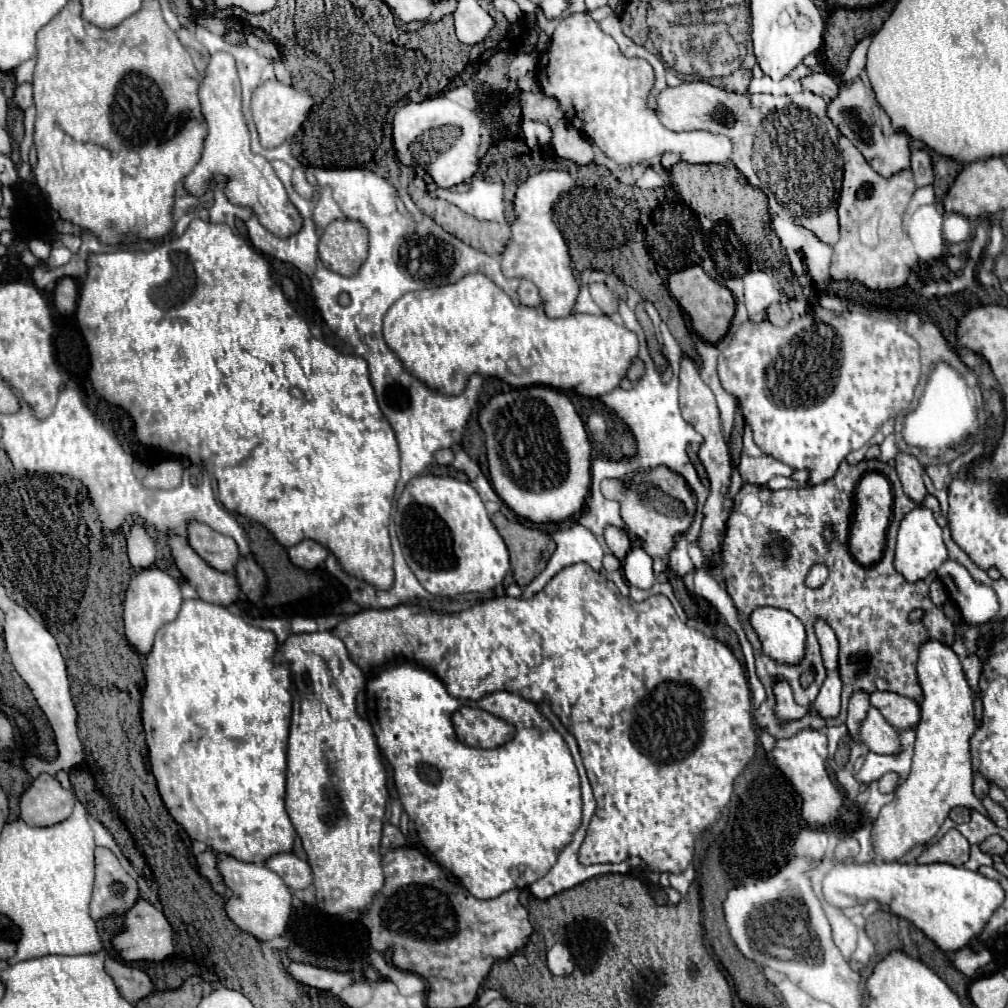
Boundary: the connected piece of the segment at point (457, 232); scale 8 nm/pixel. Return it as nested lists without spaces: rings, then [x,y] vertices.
[[[416,175],[416,177],[410,181],[410,185],[408,185],[408,195],[412,197],[412,201],[418,205],[418,209],[420,209],[424,215],[432,217],[444,231],[452,233],[454,237],[458,237],[458,239],[464,241],[466,245],[470,245],[470,247],[474,247],[474,249],[480,249],[480,251],[486,251],[486,253],[494,253],[494,255],[500,255],[500,253],[504,251],[504,247],[506,247],[506,243],[508,243],[508,239],[510,239],[510,227],[508,227],[506,223],[502,225],[502,223],[494,223],[494,221],[480,221],[480,219],[476,219],[476,217],[466,215],[466,213],[460,211],[456,205],[446,203],[444,199],[434,199],[434,197],[430,197],[430,195],[428,195],[428,189],[426,189],[426,181],[424,181],[420,175]]]

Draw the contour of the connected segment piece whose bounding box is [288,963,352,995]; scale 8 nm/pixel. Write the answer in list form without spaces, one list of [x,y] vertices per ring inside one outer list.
[[[290,963],[288,973],[302,985],[330,991],[334,995],[338,995],[344,987],[348,987],[352,983],[350,975],[342,975],[338,971],[326,971],[320,967],[310,967],[304,963]]]

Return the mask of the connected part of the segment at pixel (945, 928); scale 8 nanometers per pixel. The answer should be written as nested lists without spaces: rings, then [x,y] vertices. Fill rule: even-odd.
[[[836,863],[824,877],[822,891],[824,899],[840,909],[856,907],[866,901],[878,901],[882,907],[888,905],[890,913],[908,919],[942,951],[966,947],[1004,899],[998,881],[948,863]]]

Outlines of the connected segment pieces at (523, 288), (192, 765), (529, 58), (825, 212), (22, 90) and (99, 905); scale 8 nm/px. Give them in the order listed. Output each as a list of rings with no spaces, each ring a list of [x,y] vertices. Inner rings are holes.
[[[522,279],[520,281],[520,289],[518,289],[518,295],[520,295],[520,303],[522,305],[528,305],[528,307],[538,307],[542,303],[542,297],[538,293],[538,287],[528,281],[528,279]]]
[[[190,599],[182,603],[178,617],[160,627],[156,633],[154,647],[146,657],[146,687],[142,699],[142,723],[146,731],[146,743],[150,749],[150,765],[152,773],[158,783],[160,797],[174,817],[174,821],[196,841],[206,843],[218,853],[228,853],[244,863],[258,863],[266,861],[276,853],[290,853],[294,847],[296,831],[292,821],[284,809],[284,787],[286,787],[286,745],[288,745],[288,727],[290,727],[290,713],[292,713],[292,695],[290,695],[290,669],[288,665],[274,665],[272,657],[278,649],[276,637],[272,631],[260,629],[246,621],[238,613],[232,613],[222,605],[206,603],[202,599]]]
[[[518,53],[510,63],[510,81],[516,81],[528,73],[528,69],[536,67],[536,57],[530,53]]]
[[[706,81],[666,87],[656,97],[656,113],[666,129],[704,129],[730,137],[734,141],[734,167],[746,175],[750,185],[760,187],[768,195],[770,211],[792,217],[794,223],[814,231],[824,243],[834,245],[840,239],[836,209],[844,179],[844,157],[838,149],[838,127],[826,115],[826,107],[826,99],[810,91],[802,91],[800,109],[788,97],[770,95],[756,99],[750,93],[730,93]],[[768,113],[770,127],[764,127],[762,121]]]
[[[30,83],[18,85],[16,91],[14,91],[12,103],[14,103],[16,107],[20,107],[20,109],[28,109],[28,107],[34,103],[34,101],[32,101],[32,85],[30,85]]]
[[[96,847],[96,881],[90,905],[90,917],[102,919],[112,913],[126,913],[140,897],[138,885],[118,863],[110,849]]]

